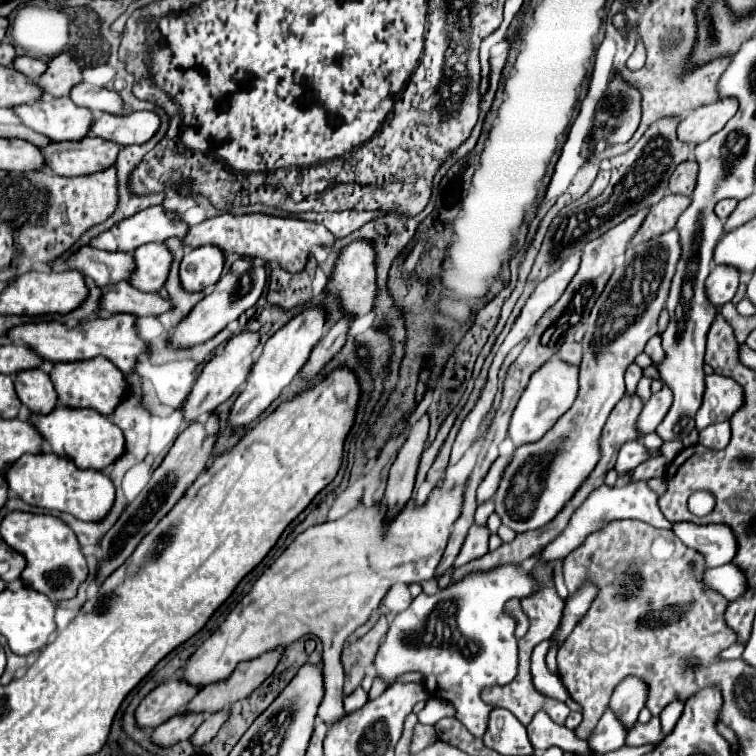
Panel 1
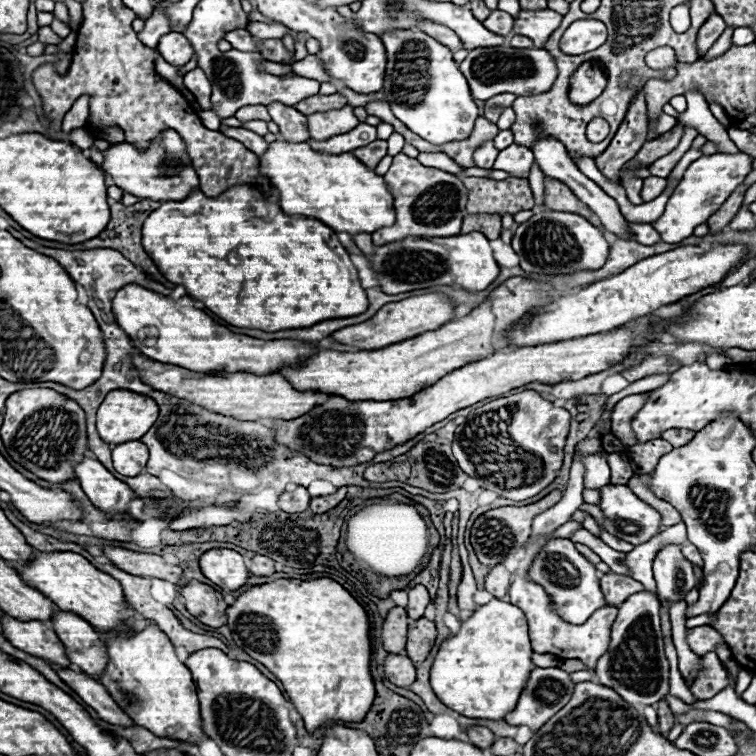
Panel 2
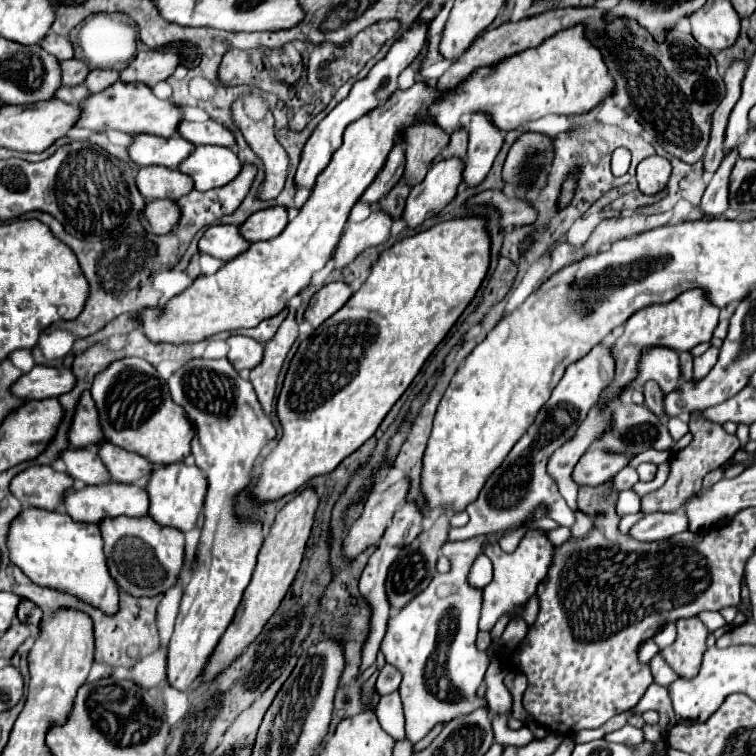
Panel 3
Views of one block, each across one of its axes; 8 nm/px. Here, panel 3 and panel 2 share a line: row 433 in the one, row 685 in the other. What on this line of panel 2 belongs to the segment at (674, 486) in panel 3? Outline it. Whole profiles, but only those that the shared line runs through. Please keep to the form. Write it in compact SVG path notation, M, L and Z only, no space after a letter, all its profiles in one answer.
M708 652L702 656L702 666L704 670L690 686L696 700L708 700L728 686L728 674L714 652Z

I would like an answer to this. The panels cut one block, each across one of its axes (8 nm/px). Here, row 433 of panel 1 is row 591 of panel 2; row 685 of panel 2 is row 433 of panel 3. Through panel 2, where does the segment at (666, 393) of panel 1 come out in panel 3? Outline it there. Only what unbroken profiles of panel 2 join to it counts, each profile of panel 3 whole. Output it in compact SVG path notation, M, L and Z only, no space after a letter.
M618 402L614 406L614 420L610 422L610 432L604 432L598 440L604 444L604 450L608 450L612 454L632 454L632 456L646 452L650 448L666 450L666 448L672 448L672 444L674 444L672 436L668 434L666 422L662 418L654 416L646 406L640 406L634 402L630 402L630 404Z

